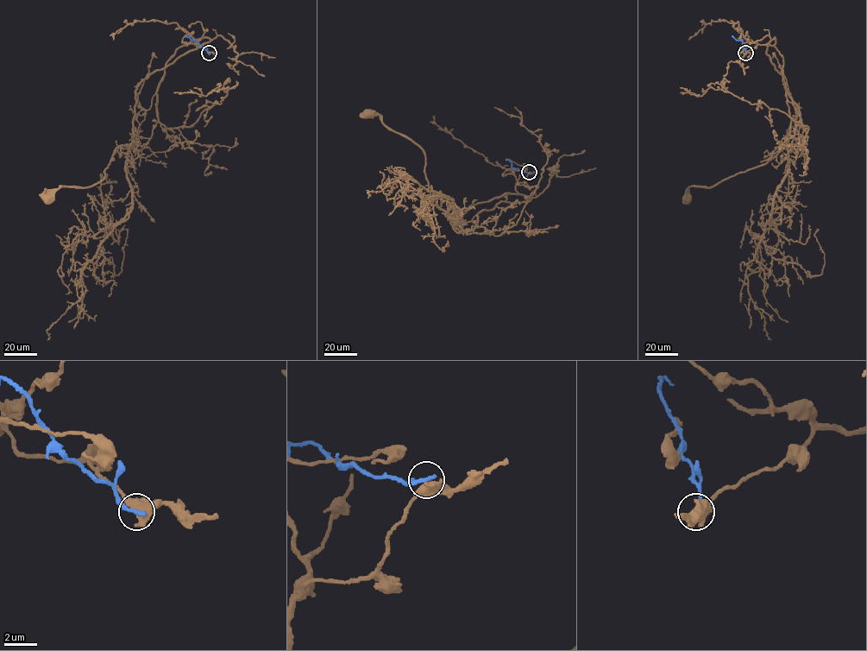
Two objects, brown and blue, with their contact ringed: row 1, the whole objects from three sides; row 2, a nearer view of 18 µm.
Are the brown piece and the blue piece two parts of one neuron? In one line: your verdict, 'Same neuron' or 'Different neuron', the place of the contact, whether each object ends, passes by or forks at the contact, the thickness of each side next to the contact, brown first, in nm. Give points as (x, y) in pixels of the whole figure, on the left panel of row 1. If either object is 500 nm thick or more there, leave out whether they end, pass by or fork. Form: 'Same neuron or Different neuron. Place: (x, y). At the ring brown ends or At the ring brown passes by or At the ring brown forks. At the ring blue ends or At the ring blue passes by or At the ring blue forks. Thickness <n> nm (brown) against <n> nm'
Different neuron. Place: (209, 53). Thickness 550 nm (brown) against 280 nm

